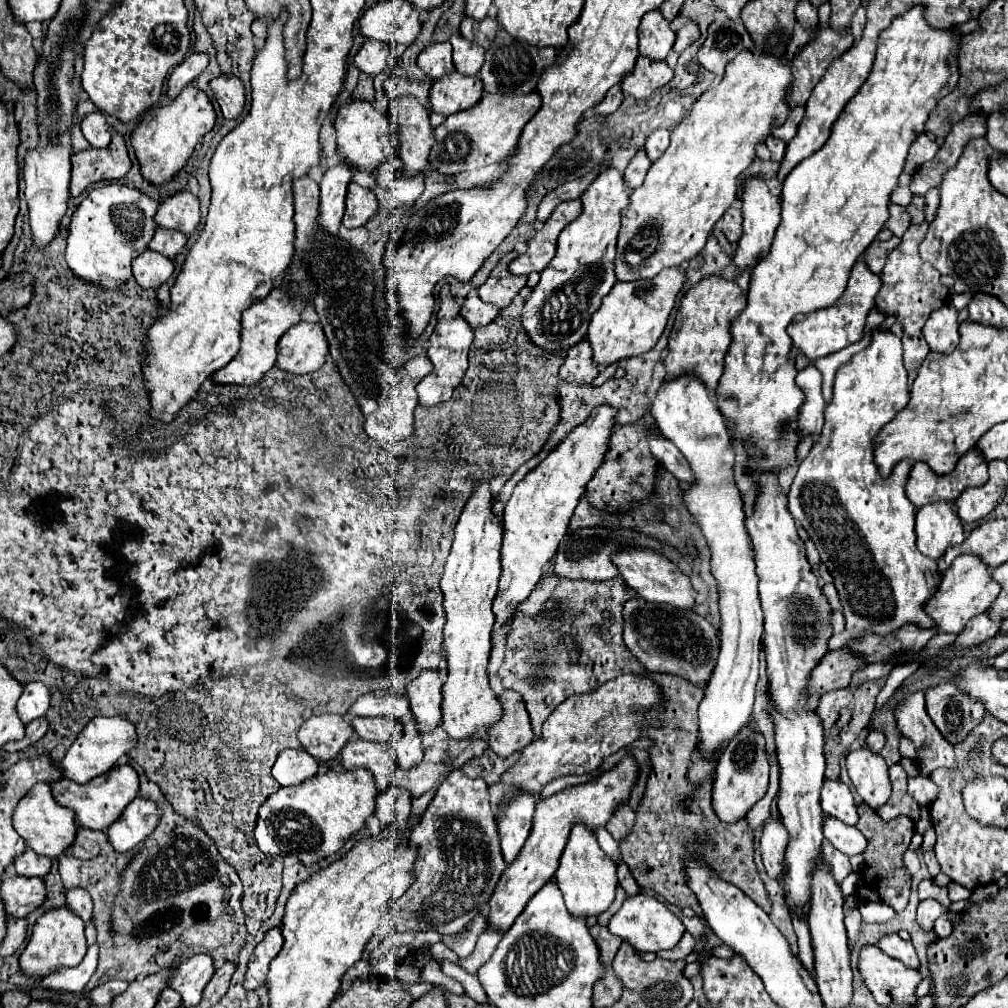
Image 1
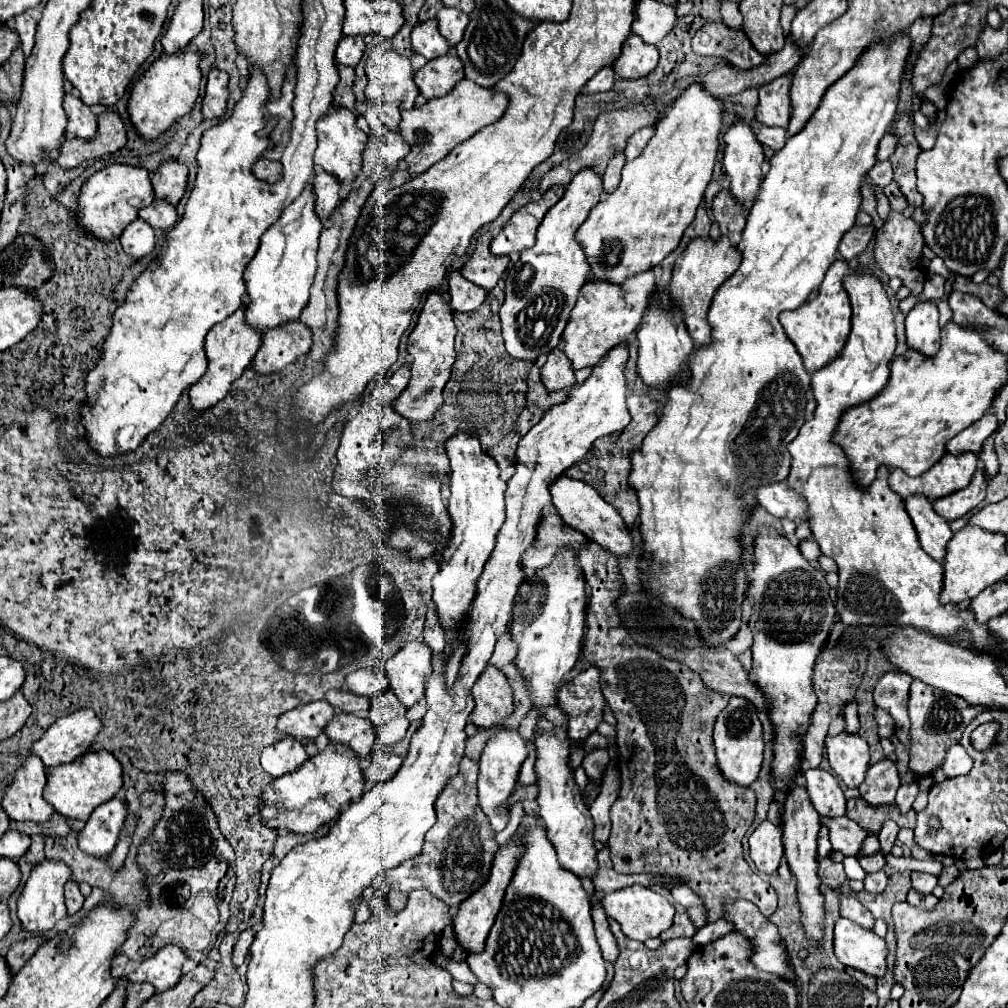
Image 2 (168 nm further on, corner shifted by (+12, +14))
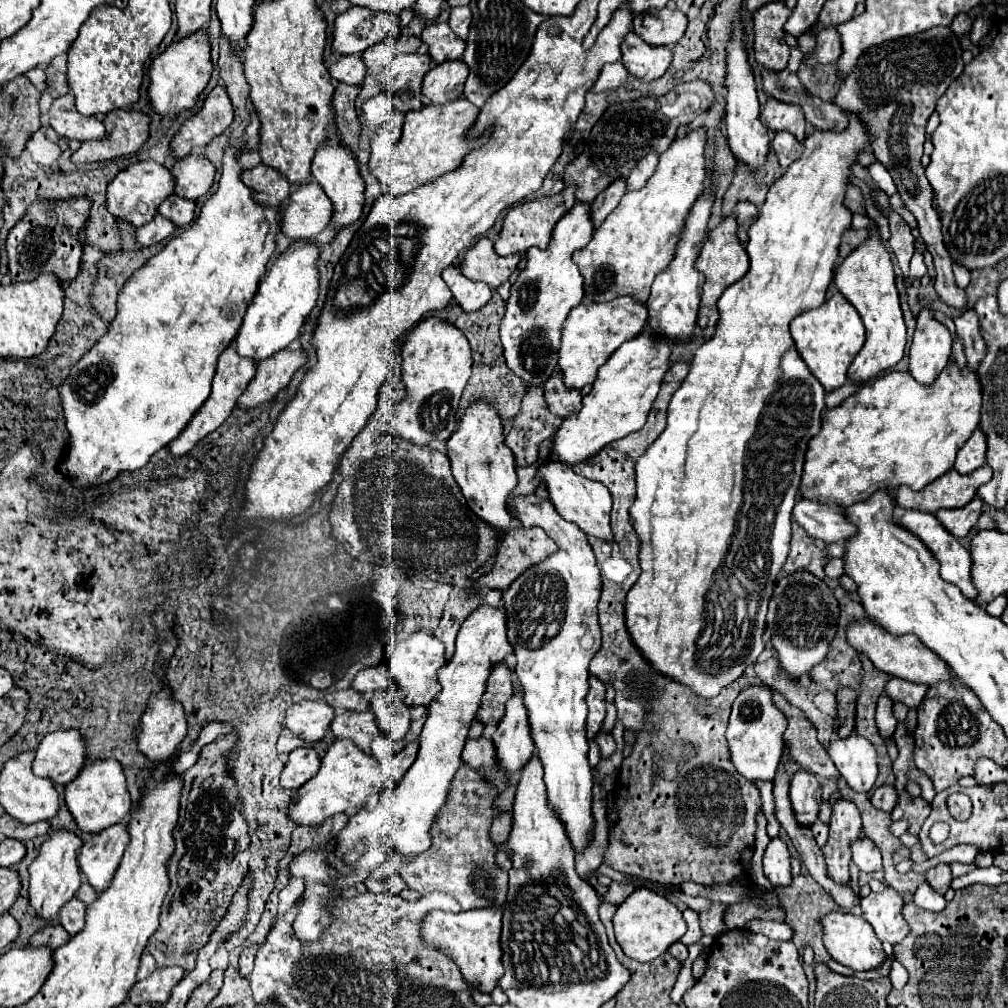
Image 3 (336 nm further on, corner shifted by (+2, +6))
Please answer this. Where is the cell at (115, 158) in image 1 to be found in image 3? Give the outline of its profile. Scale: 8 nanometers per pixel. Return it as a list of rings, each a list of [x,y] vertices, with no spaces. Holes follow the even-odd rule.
[[[116,109],[104,117],[104,125],[104,139],[84,141],[82,147],[76,153],[72,153],[72,161],[76,165],[108,161],[122,155],[134,155],[148,139],[150,117],[140,111]]]

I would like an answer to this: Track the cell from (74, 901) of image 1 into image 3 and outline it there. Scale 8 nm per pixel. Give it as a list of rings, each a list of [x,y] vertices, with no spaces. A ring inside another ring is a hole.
[[[76,897],[66,901],[66,905],[60,909],[60,923],[70,935],[80,933],[86,923],[86,903]]]

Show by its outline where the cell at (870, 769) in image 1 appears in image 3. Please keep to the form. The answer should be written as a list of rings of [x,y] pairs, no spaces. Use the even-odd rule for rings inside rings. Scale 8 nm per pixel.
[[[850,735],[828,745],[828,755],[834,761],[840,775],[854,791],[868,793],[878,777],[876,749],[860,735]]]

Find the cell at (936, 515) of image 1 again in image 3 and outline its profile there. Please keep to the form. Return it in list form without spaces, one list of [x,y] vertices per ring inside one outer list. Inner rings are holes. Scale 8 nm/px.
[[[904,511],[900,517],[896,517],[896,523],[904,529],[908,529],[910,533],[914,533],[918,539],[922,539],[922,543],[930,549],[930,553],[936,557],[936,561],[940,563],[940,577],[944,577],[944,581],[954,583],[964,597],[968,599],[976,599],[978,589],[974,589],[974,583],[970,581],[970,565],[972,565],[972,557],[970,553],[958,543],[956,537],[952,537],[934,515],[924,513],[924,511]]]

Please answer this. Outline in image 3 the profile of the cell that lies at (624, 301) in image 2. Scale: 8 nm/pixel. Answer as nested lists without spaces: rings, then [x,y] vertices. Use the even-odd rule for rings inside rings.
[[[616,297],[608,303],[578,305],[570,311],[566,325],[562,327],[562,343],[558,349],[558,367],[564,385],[570,389],[582,389],[594,383],[596,371],[606,359],[624,343],[634,339],[646,325],[646,305],[640,305],[632,297]]]

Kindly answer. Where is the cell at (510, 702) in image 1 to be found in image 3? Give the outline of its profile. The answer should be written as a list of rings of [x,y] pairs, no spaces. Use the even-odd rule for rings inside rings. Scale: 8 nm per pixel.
[[[506,663],[494,665],[490,679],[486,683],[486,691],[482,695],[482,705],[478,709],[478,721],[484,725],[488,723],[498,723],[504,715],[504,703],[512,697],[512,673],[508,671]]]

